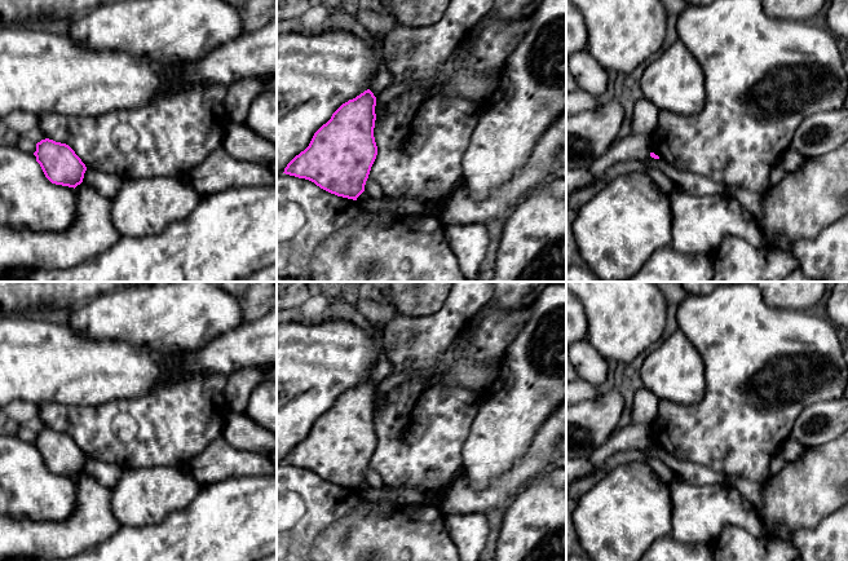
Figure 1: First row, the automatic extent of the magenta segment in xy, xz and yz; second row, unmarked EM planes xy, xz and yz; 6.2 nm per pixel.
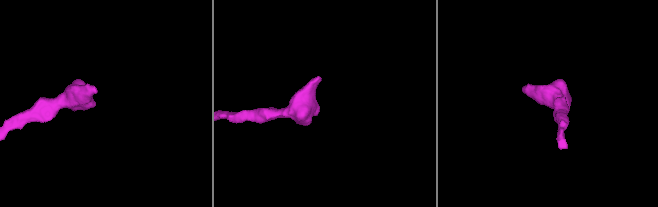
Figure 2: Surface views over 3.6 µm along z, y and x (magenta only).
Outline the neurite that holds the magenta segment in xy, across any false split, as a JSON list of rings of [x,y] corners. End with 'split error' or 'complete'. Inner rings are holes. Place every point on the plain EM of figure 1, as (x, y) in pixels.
[[[45,428],[34,445],[52,473],[75,478],[83,472],[87,456],[69,434]]]; complete

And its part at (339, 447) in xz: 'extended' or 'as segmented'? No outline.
as segmented

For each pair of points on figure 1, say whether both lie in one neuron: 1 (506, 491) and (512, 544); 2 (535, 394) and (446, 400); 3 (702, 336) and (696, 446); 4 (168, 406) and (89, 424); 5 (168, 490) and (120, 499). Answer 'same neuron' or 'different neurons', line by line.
1: different neurons
2: different neurons
3: same neuron
4: same neuron
5: same neuron

